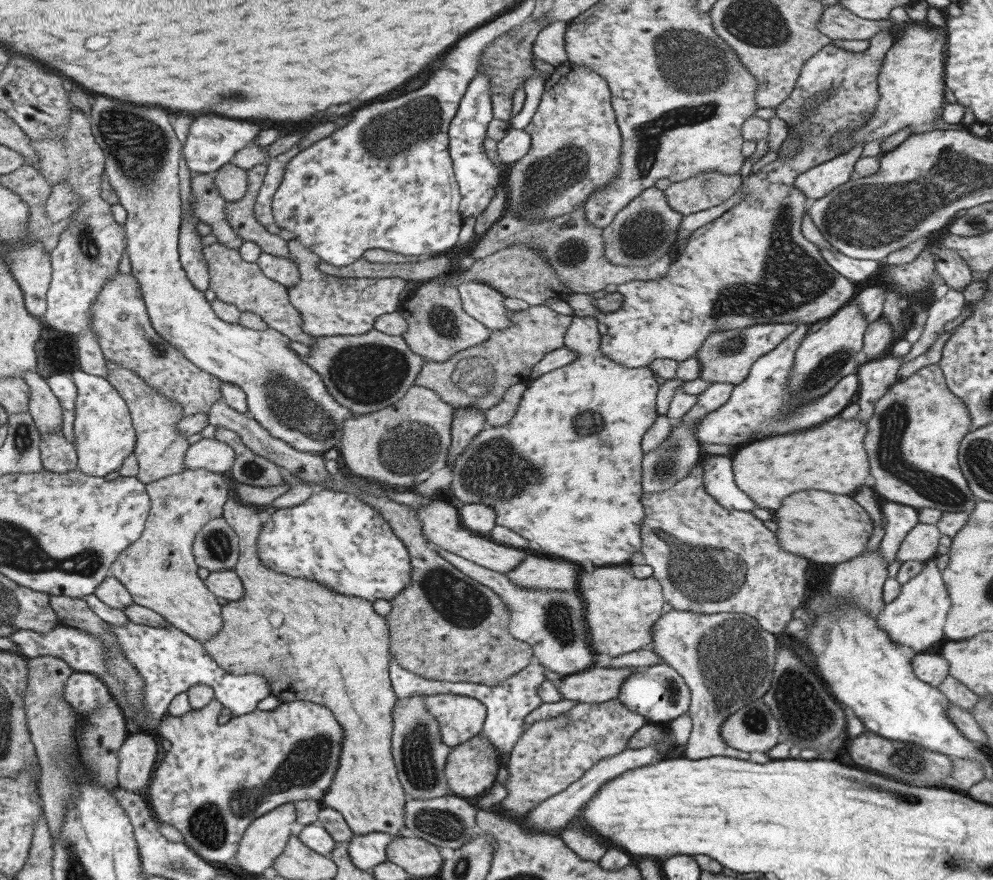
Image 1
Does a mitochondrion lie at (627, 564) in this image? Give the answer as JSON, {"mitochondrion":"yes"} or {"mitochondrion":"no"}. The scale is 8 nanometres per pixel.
{"mitochondrion":"no"}

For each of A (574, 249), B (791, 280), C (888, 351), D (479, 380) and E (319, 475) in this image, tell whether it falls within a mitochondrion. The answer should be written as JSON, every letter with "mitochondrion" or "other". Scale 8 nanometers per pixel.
{"A":"mitochondrion","B":"mitochondrion","C":"other","D":"mitochondrion","E":"other"}

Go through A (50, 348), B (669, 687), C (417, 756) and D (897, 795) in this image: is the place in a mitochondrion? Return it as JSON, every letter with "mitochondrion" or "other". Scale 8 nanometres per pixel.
{"A":"mitochondrion","B":"mitochondrion","C":"mitochondrion","D":"mitochondrion"}

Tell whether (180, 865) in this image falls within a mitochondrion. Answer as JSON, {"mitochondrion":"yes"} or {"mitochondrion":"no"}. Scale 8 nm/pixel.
{"mitochondrion":"yes"}

